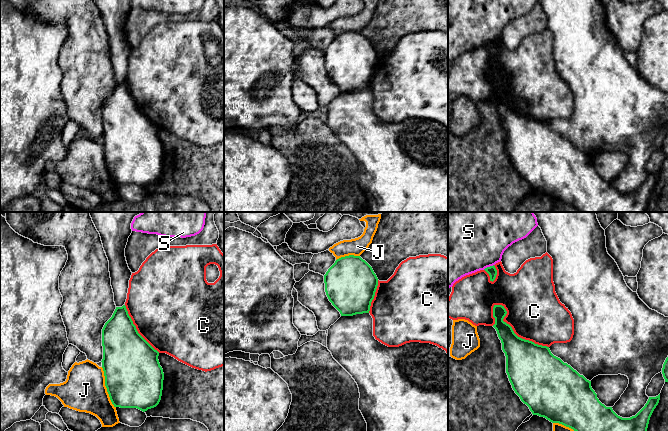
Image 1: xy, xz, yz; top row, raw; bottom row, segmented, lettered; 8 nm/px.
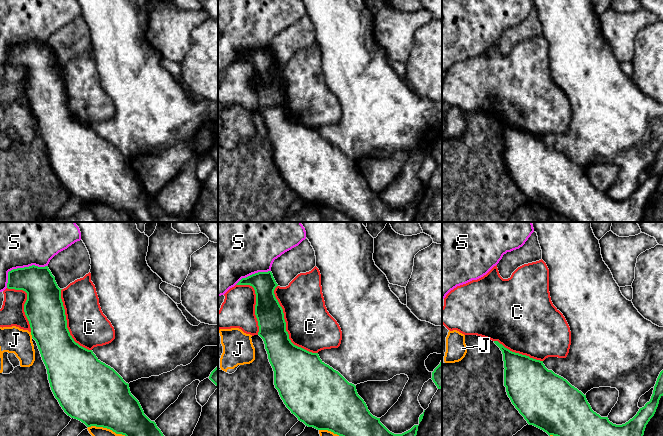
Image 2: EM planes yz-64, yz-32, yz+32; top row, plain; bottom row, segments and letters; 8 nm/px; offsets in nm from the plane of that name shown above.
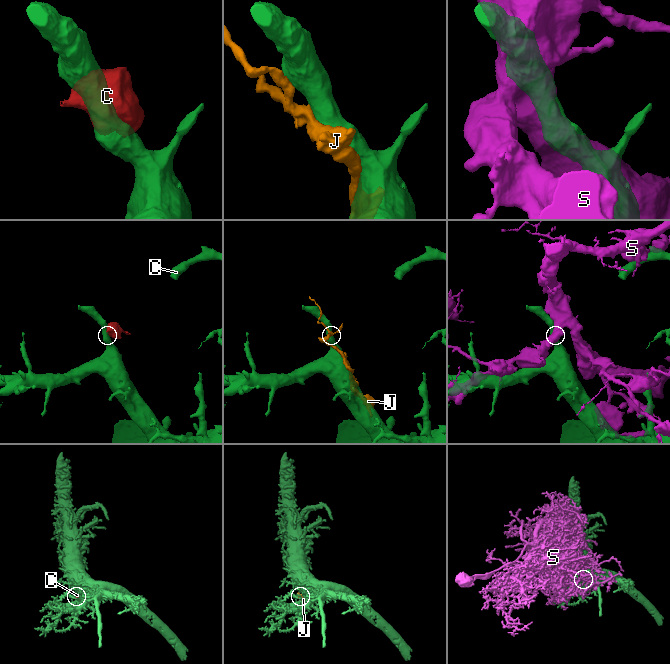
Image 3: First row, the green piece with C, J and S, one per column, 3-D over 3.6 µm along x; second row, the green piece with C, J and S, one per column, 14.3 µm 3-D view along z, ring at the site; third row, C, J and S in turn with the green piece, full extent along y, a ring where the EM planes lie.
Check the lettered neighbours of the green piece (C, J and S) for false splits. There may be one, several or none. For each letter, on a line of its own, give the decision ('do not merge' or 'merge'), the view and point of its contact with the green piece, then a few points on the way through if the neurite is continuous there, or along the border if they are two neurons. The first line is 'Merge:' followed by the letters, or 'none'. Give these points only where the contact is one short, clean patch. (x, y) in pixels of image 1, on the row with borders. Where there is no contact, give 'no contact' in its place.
Merge: C
C: merge; meets green in yz at (513, 331)
J: do not merge; meets green in xy at (106, 387)
S: do not merge; meets green in yz at (488, 267)

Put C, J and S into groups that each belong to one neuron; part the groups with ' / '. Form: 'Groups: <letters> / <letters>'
Groups: C / J / S

